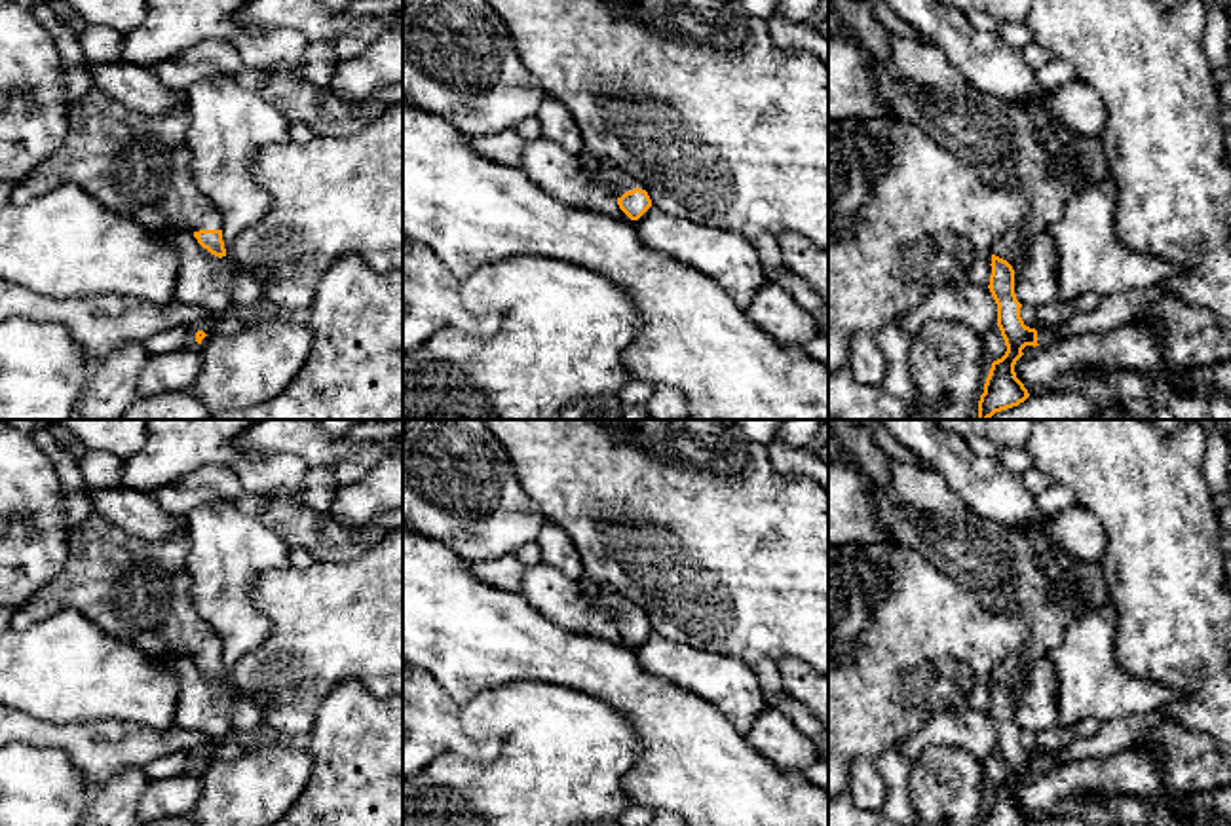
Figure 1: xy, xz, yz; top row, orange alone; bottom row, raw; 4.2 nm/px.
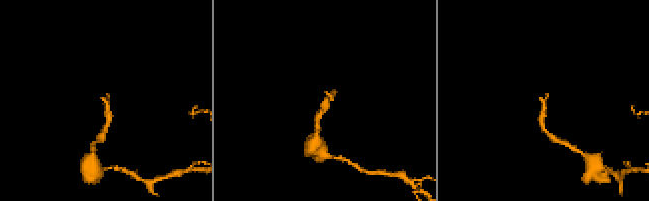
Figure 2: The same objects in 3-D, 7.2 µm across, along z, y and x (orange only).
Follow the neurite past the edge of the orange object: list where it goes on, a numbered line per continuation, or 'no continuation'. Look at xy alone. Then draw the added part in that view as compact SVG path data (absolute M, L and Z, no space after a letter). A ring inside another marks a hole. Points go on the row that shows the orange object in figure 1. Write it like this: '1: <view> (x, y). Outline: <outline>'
1: xy (139, 166). Outline: M99 87L76 99L68 110L68 135L55 154L15 184L11 203L23 205L65 184L84 190L101 205L148 230L220 230L215 203L198 188L186 142L188 106L163 114L141 114Z

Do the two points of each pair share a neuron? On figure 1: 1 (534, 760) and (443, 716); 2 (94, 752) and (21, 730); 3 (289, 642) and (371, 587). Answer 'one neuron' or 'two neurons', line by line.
1: two neurons
2: one neuron
3: one neuron

